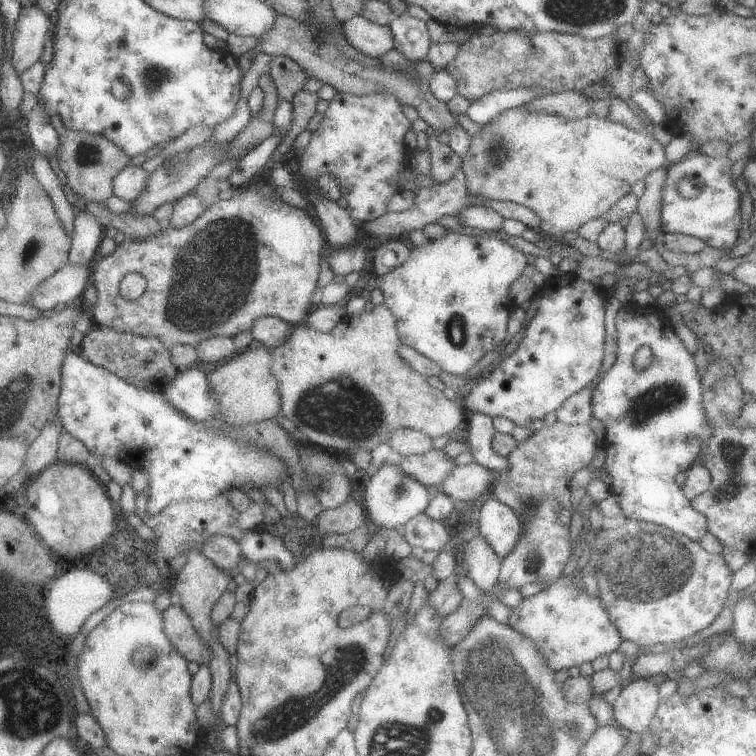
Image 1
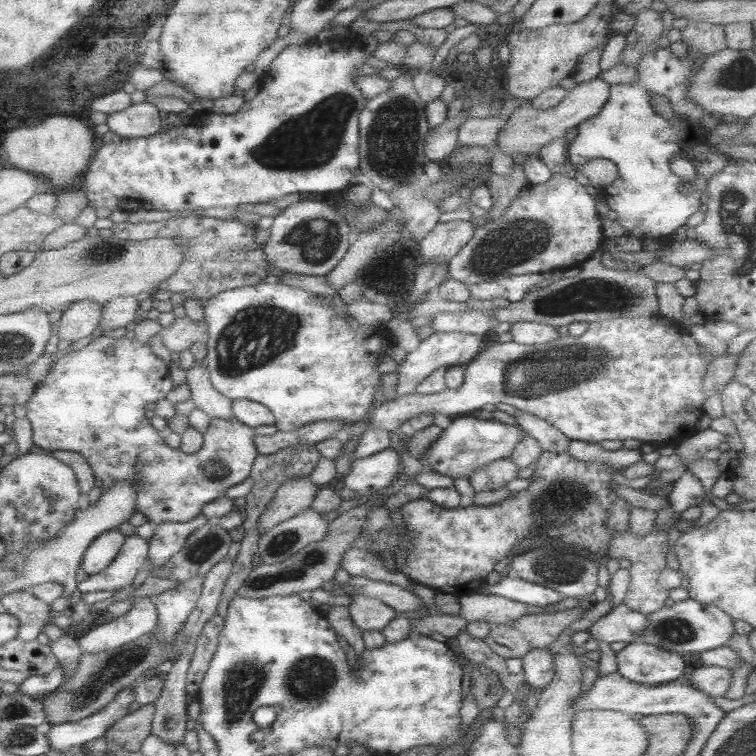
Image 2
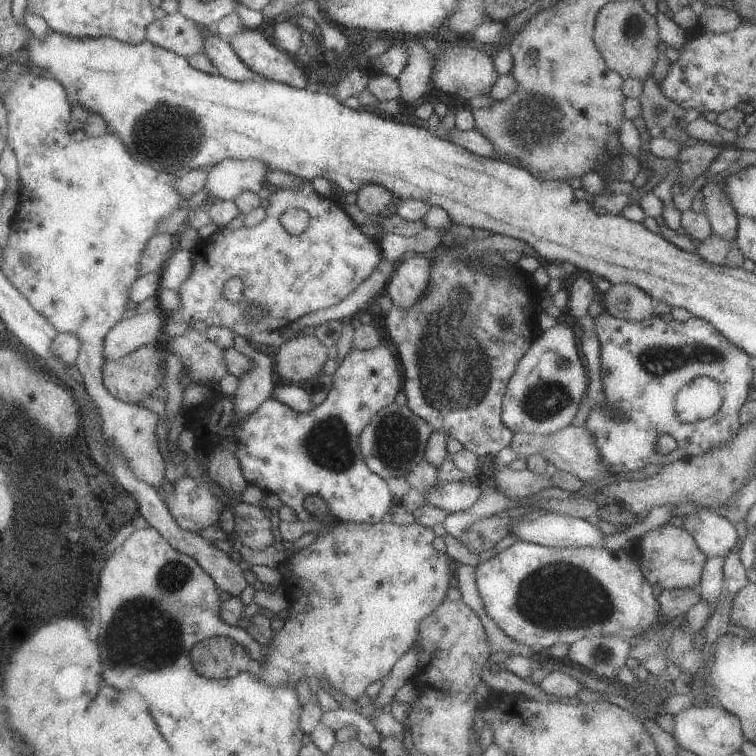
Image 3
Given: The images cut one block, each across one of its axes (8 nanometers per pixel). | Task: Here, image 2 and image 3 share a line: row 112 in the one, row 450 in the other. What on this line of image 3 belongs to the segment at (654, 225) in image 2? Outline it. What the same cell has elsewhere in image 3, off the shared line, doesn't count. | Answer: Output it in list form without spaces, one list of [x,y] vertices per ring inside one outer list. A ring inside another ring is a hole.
[[[605,313],[593,320],[593,331],[599,341],[599,382],[601,382],[603,402],[609,408],[598,408],[590,402],[591,410],[587,414],[585,428],[593,436],[593,442],[599,450],[601,464],[609,472],[613,472],[614,476],[621,477],[624,472],[633,472],[648,464],[661,465],[700,454],[709,448],[715,448],[715,444],[723,444],[737,432],[740,426],[738,424],[739,408],[743,406],[750,390],[753,362],[745,352],[729,344],[707,322],[695,317],[687,318],[685,322],[673,320],[665,322],[656,315],[641,321],[625,321]],[[701,376],[711,378],[719,386],[721,406],[708,418],[691,423],[680,422],[675,416],[673,398],[683,384]],[[607,410],[615,410],[623,418],[611,416]],[[661,434],[673,437],[677,444],[676,449],[666,456],[660,456],[653,448],[655,438]]]

